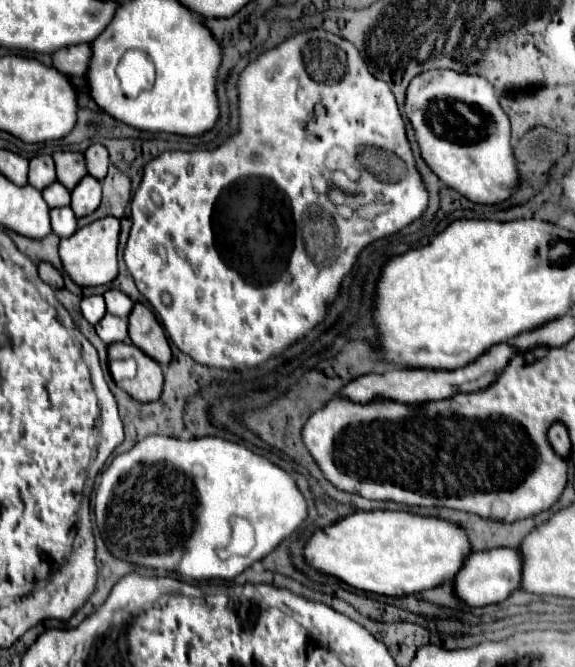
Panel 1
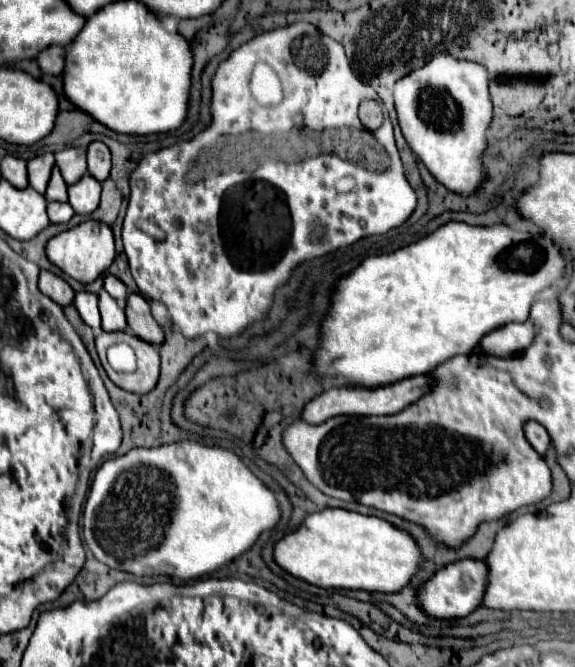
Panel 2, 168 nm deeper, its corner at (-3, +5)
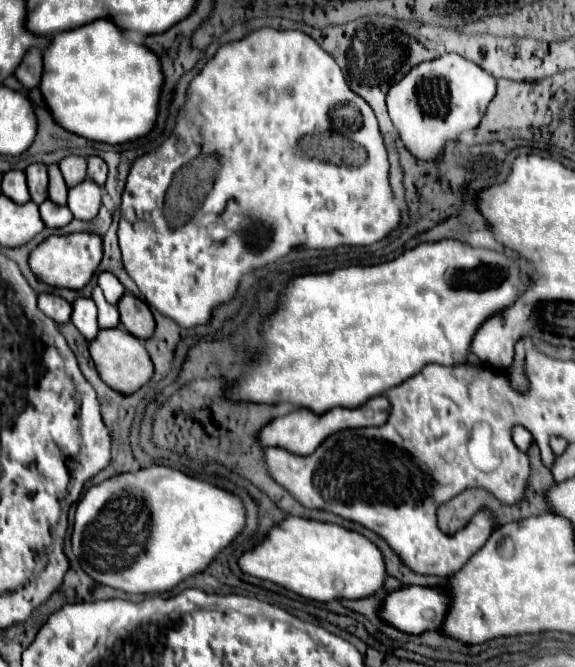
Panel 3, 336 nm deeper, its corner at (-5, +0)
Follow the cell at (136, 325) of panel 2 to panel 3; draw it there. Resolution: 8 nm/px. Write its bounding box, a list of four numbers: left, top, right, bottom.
[118,294,154,340]

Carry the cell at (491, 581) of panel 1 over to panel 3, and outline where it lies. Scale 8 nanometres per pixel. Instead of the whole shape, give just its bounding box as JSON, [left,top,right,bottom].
[378,586,448,634]

